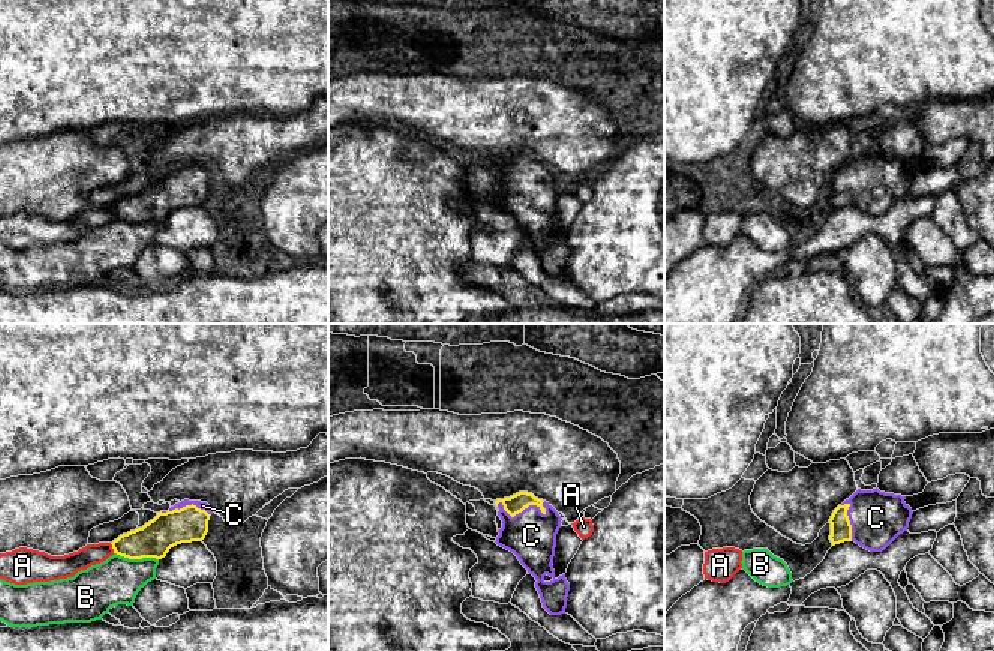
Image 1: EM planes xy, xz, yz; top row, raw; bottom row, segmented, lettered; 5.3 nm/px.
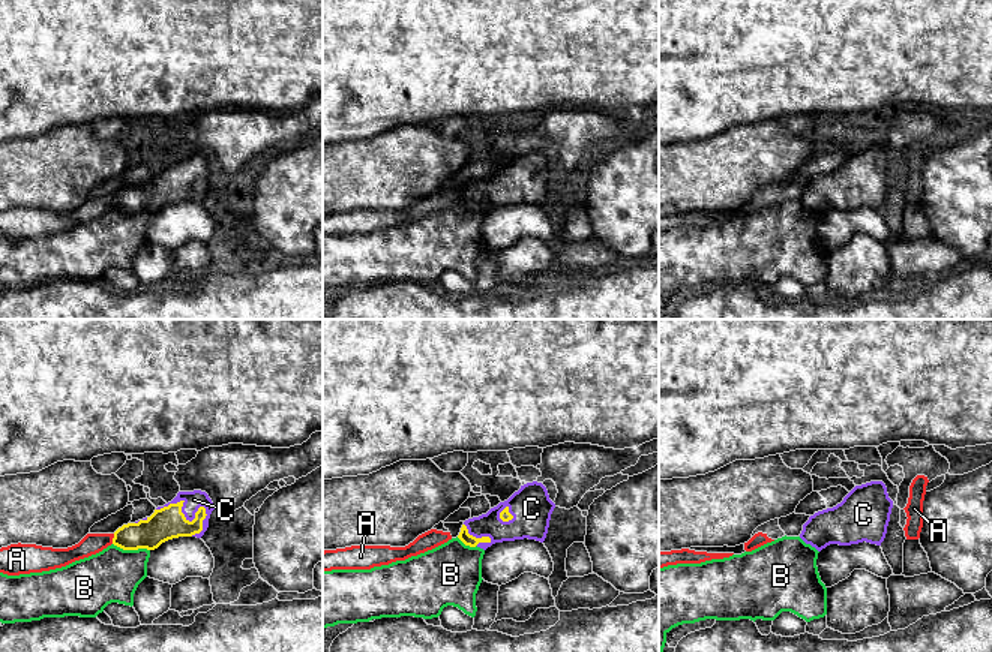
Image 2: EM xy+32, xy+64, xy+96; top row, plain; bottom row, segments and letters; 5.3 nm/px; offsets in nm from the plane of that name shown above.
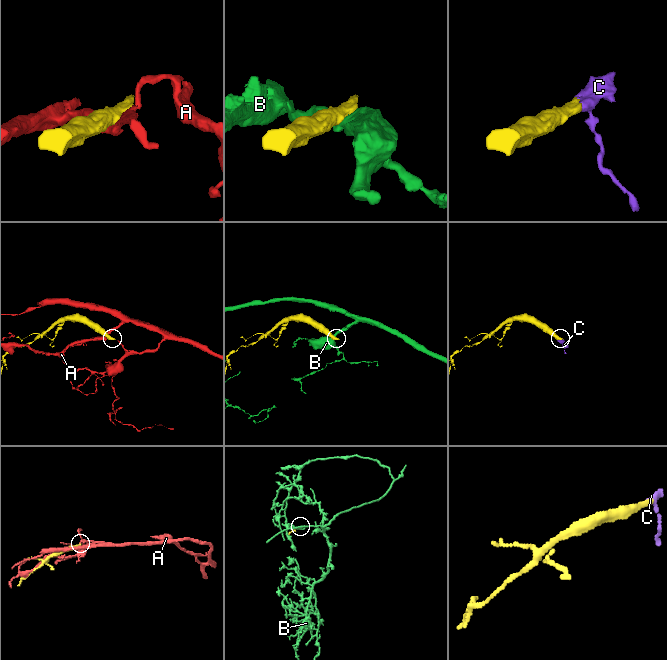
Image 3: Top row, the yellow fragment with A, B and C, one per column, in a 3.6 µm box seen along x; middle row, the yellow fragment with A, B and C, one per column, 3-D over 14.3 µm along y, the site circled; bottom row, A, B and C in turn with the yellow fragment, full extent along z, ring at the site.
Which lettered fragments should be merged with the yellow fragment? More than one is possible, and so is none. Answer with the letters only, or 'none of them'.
C

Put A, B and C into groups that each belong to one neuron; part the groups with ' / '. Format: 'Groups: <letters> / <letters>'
Groups: A / B / C

